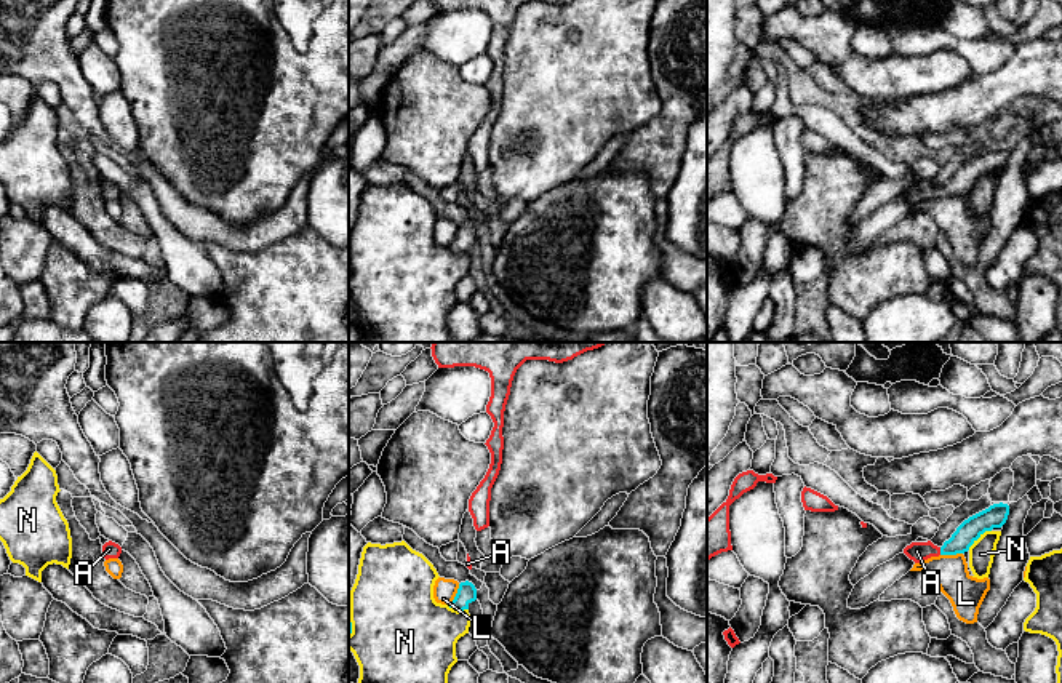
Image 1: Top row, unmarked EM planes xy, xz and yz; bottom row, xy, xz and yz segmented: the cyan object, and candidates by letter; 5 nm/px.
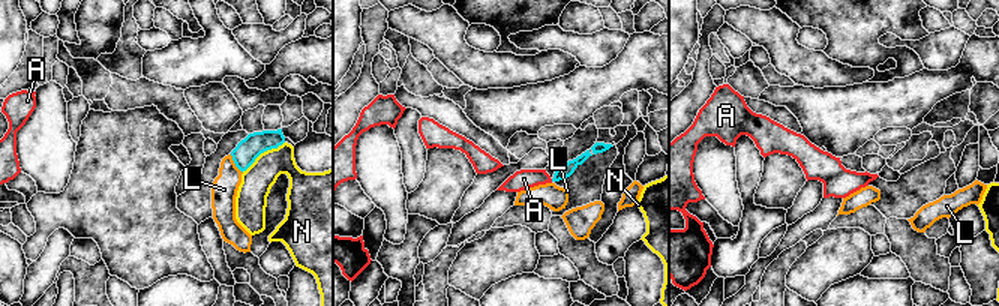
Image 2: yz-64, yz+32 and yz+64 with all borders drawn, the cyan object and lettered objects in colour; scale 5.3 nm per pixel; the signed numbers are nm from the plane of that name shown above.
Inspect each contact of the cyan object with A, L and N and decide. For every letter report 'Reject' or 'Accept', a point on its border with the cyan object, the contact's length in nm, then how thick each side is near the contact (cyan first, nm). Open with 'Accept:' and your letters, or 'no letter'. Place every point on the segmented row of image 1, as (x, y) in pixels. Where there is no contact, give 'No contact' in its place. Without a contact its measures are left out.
Accept: A
A: Accept. Touches cyan at yz (941, 551). Shared border 40 nm. Thickness 110 nm (cyan) against 100 nm
L: Reject. Touches cyan at xz (456, 595). Shared border 120 nm. Thickness 100 nm (cyan) against 120 nm
N: Reject. Touches cyan at yz (979, 536). Shared border 160 nm. Thickness 110 nm (cyan) against 130 nm

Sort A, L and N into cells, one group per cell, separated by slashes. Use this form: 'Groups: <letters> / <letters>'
Groups: A / L / N

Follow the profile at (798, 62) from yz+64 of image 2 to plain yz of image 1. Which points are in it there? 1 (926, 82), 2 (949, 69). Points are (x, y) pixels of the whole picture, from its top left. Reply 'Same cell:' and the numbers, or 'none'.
Same cell: 1, 2

